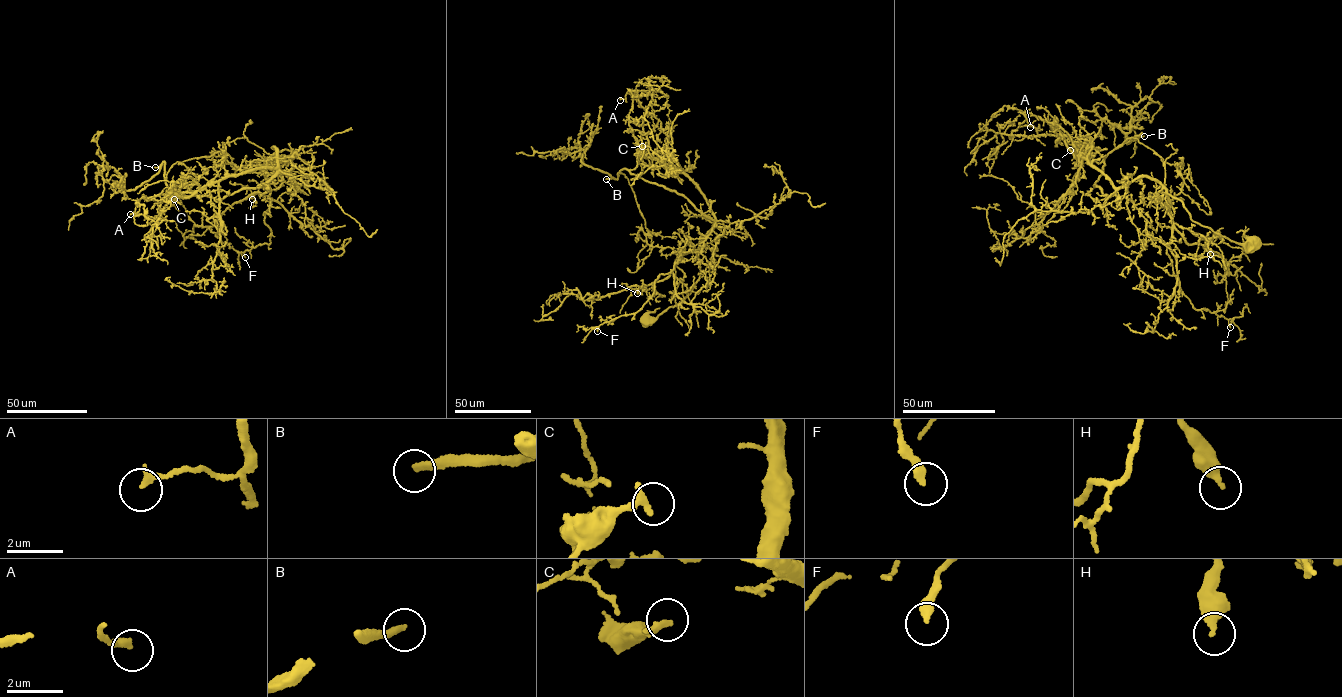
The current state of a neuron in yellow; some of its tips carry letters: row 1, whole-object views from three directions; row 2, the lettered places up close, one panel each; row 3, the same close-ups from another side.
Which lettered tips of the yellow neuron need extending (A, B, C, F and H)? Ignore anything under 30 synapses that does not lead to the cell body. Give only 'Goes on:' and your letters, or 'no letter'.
Goes on: B

